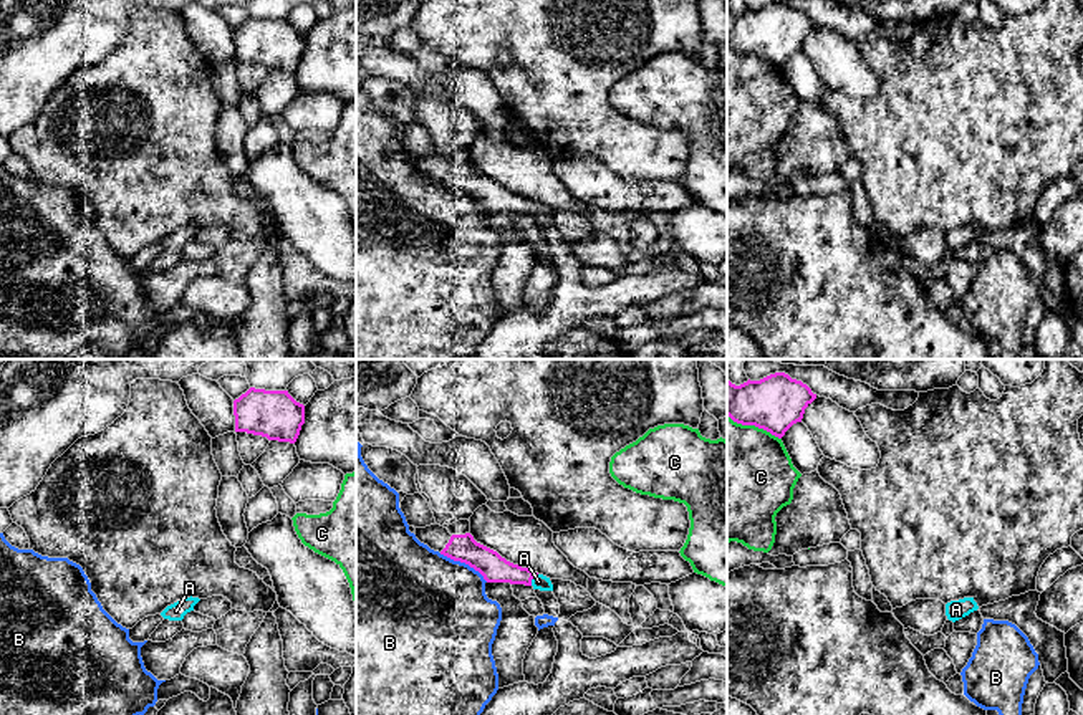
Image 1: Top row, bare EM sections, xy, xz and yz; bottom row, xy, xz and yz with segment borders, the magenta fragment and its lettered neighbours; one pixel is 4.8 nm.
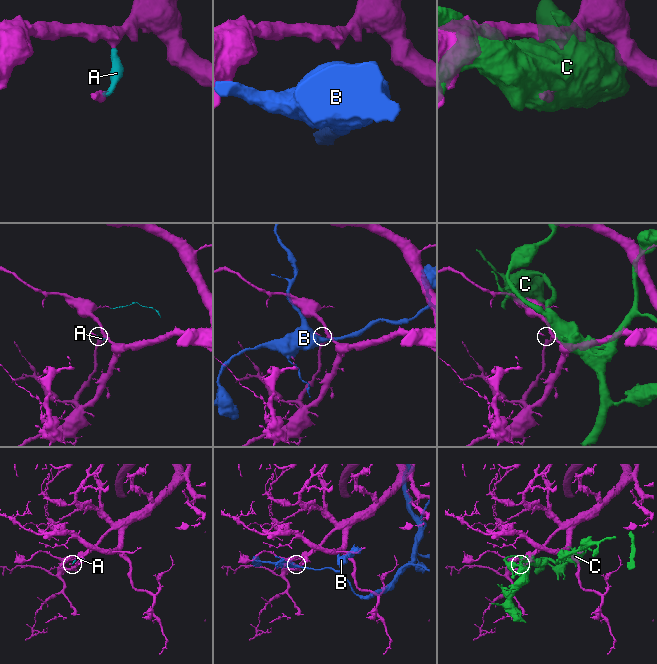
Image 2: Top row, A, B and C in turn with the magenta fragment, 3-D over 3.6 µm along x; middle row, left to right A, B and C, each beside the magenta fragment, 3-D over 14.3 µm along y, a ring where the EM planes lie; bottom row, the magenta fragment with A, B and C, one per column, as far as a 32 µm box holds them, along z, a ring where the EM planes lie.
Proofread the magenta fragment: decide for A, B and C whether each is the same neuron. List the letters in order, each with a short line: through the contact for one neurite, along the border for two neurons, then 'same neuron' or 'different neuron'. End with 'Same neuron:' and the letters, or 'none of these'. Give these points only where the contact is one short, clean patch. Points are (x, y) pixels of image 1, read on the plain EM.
A: same neuron
B: different neuron
C: different neuron
Same neuron: A

